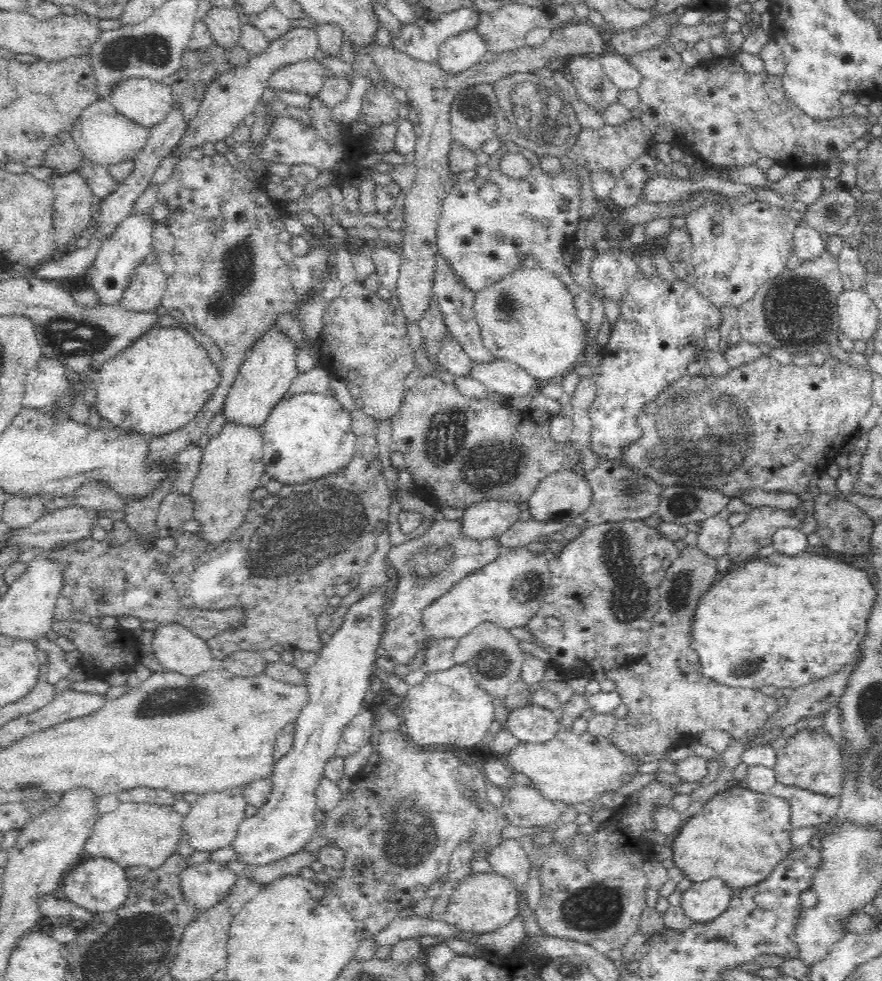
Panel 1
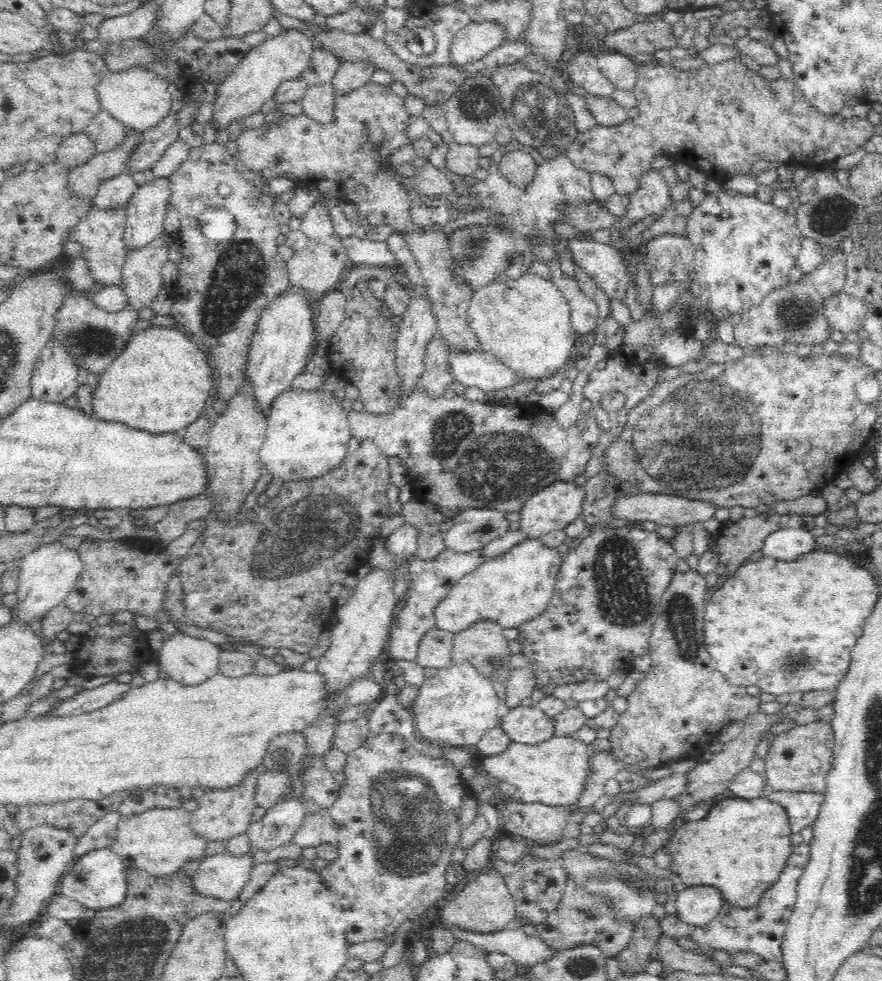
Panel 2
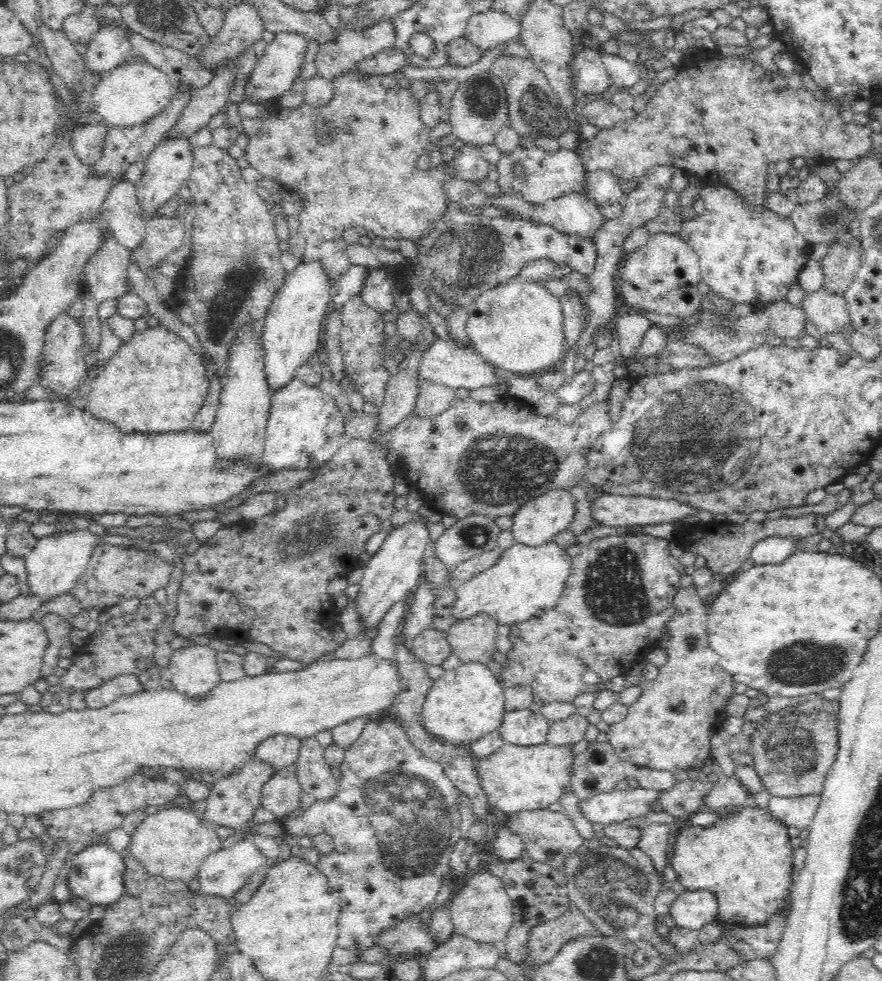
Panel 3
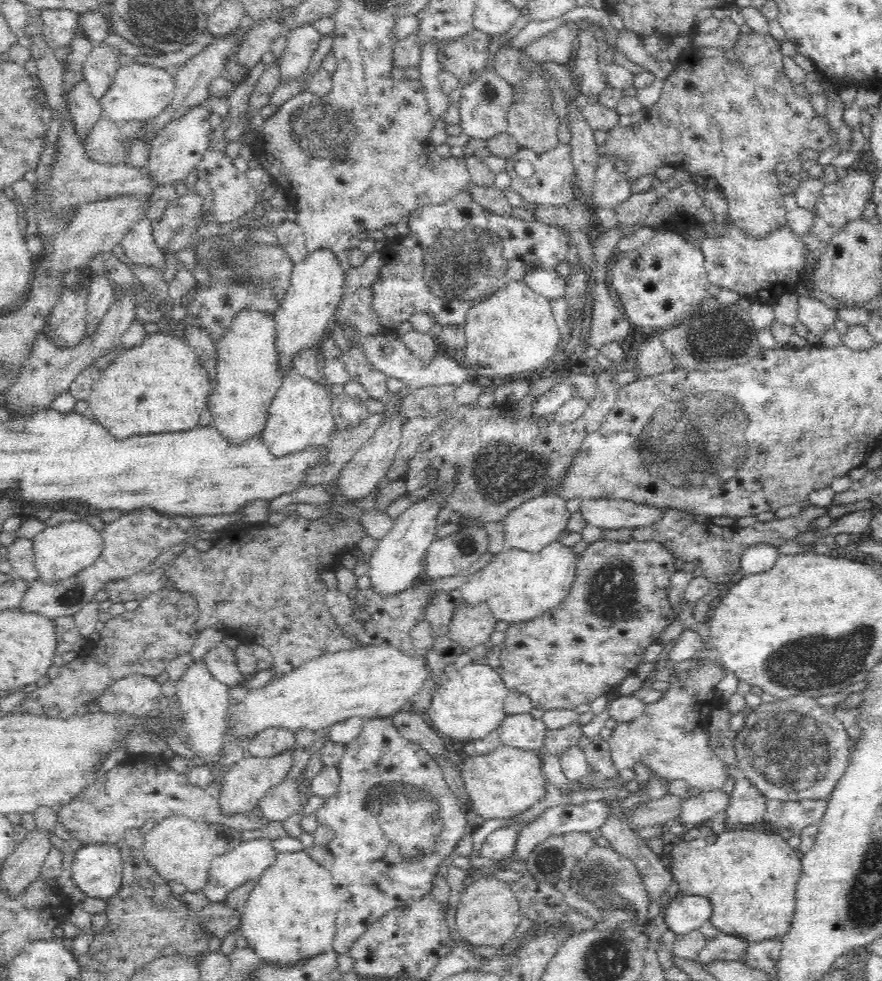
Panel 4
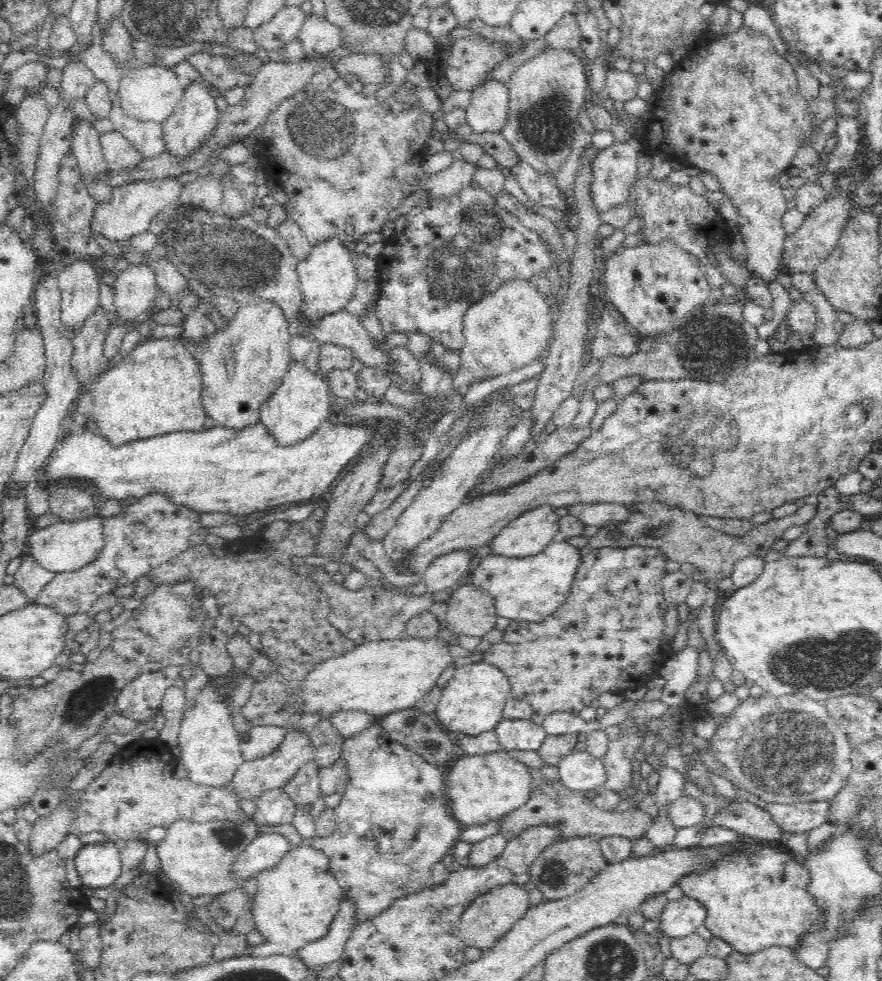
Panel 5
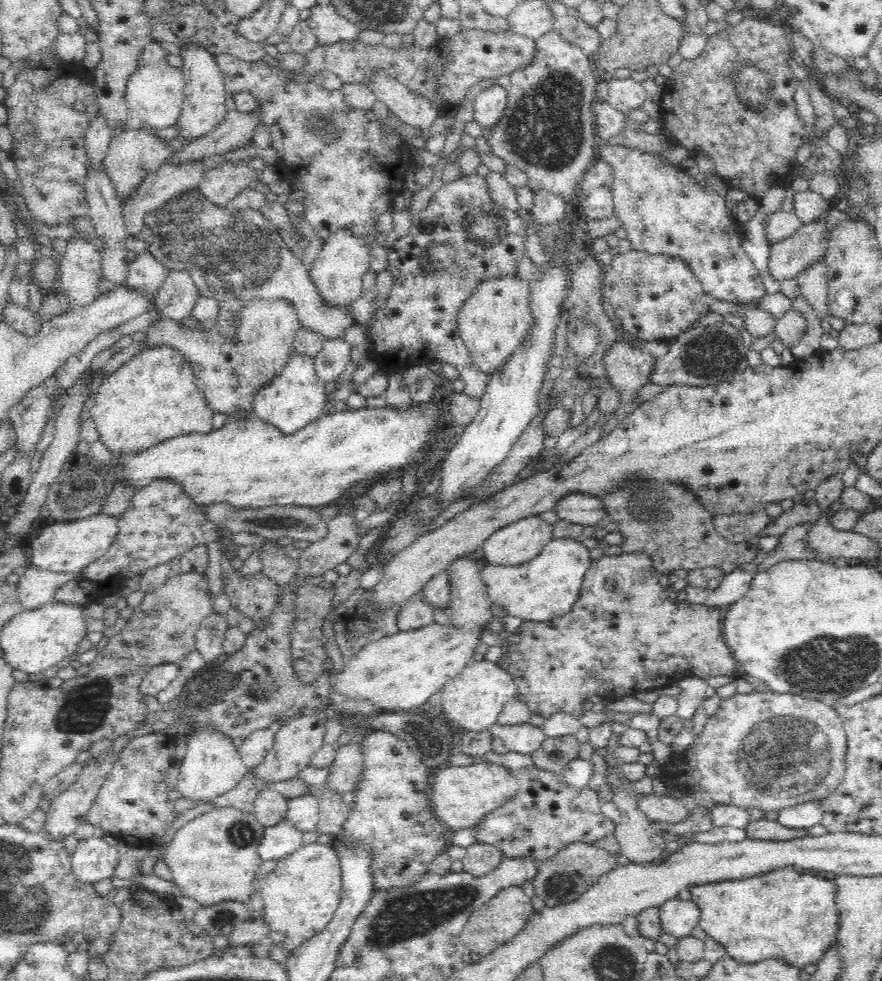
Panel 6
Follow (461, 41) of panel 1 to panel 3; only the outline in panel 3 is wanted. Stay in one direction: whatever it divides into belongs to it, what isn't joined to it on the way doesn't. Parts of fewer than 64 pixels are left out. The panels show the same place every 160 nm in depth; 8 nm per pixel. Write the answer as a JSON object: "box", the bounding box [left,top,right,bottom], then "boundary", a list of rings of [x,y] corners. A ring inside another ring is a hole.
{"box":[463,9,520,55],"boundary":[[[490,9],[485,13],[474,13],[468,21],[463,37],[479,52],[487,55],[490,49],[504,47],[517,41],[520,22],[505,12]]]}

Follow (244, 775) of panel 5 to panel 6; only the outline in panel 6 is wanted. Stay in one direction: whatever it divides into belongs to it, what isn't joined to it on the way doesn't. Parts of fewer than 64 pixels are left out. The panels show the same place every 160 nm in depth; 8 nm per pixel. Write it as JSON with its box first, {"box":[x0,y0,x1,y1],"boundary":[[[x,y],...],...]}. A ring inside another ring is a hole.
{"box":[248,715,325,786],"boundary":[[[316,715],[299,716],[280,727],[277,730],[273,748],[256,766],[252,766],[248,770],[248,774],[250,774],[254,783],[268,786],[297,777],[298,772],[309,766],[312,757],[324,744],[322,741],[325,733],[324,723],[324,719],[318,718]]]}

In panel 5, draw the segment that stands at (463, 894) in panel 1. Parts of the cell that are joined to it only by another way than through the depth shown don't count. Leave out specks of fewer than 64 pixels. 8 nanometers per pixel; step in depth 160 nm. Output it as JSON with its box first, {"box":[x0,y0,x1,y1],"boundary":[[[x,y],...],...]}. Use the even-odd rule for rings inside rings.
{"box":[458,882,528,948],"boundary":[[[508,882],[482,892],[462,910],[458,931],[466,946],[492,948],[528,912],[528,886]]]}

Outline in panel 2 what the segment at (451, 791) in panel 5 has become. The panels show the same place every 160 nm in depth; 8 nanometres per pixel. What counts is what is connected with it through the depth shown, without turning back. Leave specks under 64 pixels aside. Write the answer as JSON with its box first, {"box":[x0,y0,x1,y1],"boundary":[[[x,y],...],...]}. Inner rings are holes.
{"box":[482,735,598,806],"boundary":[[[554,735],[550,740],[533,745],[512,742],[499,755],[484,758],[482,766],[495,781],[504,780],[514,785],[524,802],[537,800],[548,806],[570,806],[579,804],[583,792],[590,787],[598,752],[591,741]]]}

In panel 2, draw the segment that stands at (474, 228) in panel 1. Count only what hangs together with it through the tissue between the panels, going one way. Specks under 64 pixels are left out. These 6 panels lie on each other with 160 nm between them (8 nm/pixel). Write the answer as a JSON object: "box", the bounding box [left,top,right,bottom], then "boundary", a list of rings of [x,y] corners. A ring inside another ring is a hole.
{"box":[452,139,599,335],"boundary":[[[514,139],[496,149],[489,158],[489,166],[486,169],[488,175],[483,180],[476,179],[474,184],[470,183],[465,192],[460,192],[462,194],[459,201],[452,205],[464,215],[468,212],[488,212],[494,222],[482,224],[482,227],[496,227],[500,233],[509,234],[513,240],[521,242],[523,249],[510,249],[506,254],[504,265],[493,273],[492,280],[516,280],[527,272],[530,263],[536,260],[545,262],[550,268],[554,284],[568,299],[572,309],[572,324],[576,332],[579,335],[593,332],[597,329],[596,320],[599,317],[599,308],[596,301],[578,286],[578,281],[562,271],[556,243],[560,236],[554,228],[554,224],[558,222],[571,225],[573,212],[584,209],[589,202],[595,201],[591,190],[591,173],[576,168],[564,153],[560,153],[555,159],[546,160],[534,147],[522,145]],[[513,150],[521,150],[533,155],[537,164],[534,180],[523,188],[508,182],[508,179],[498,170],[498,162],[503,154]]]}

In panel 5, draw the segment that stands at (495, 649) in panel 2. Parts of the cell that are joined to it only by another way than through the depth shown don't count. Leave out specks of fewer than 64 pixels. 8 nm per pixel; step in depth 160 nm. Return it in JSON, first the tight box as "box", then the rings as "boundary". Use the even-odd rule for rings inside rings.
{"box":[445,580,498,638],"boundary":[[[467,580],[451,590],[445,598],[448,602],[446,621],[449,624],[449,631],[455,637],[480,636],[484,638],[485,634],[496,626],[498,616],[495,614],[495,604],[492,599],[486,592],[473,588]]]}

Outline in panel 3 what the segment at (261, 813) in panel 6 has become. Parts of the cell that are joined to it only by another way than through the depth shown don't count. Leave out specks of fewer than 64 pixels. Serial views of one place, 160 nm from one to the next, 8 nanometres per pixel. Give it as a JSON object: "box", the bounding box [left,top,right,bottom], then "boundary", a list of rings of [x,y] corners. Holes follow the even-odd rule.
{"box":[261,765,303,821],"boundary":[[[296,765],[274,771],[261,790],[261,806],[282,821],[299,807],[303,790],[296,776]]]}

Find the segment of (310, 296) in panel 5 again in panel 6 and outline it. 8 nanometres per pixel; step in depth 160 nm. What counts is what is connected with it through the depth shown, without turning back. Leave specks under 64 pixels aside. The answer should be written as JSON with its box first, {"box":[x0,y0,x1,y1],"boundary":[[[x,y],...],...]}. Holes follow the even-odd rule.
{"box":[308,231,369,310],"boundary":[[[338,231],[329,236],[318,250],[312,266],[308,268],[308,279],[316,287],[316,294],[320,295],[320,302],[325,304],[324,307],[341,310],[360,296],[363,291],[362,274],[368,270],[369,264],[369,249],[363,239],[352,235],[350,231]]]}

